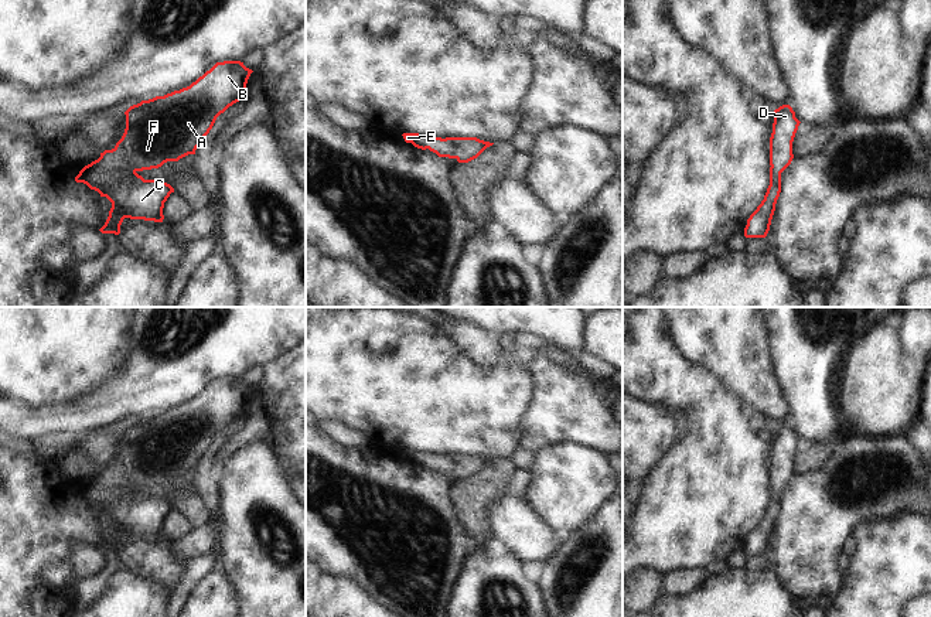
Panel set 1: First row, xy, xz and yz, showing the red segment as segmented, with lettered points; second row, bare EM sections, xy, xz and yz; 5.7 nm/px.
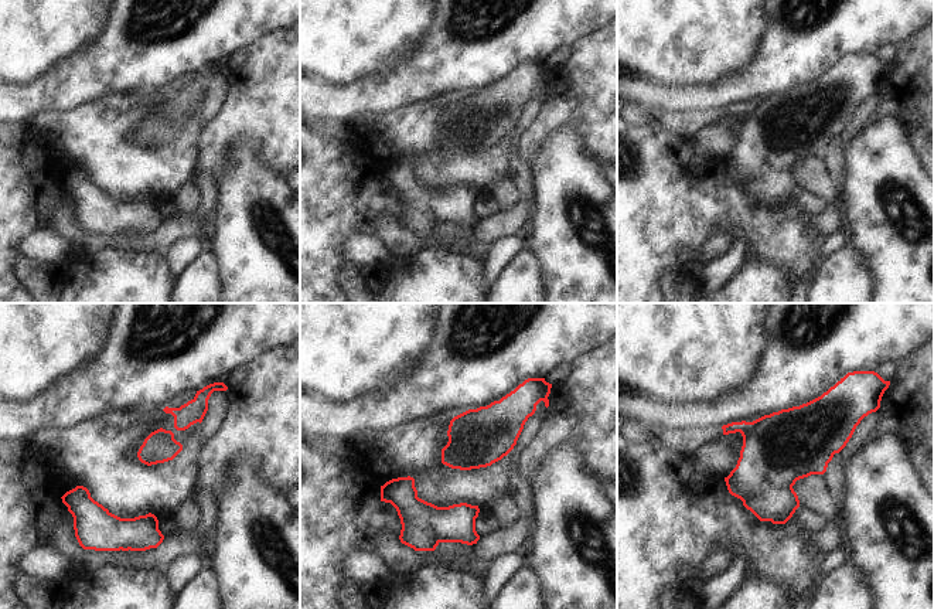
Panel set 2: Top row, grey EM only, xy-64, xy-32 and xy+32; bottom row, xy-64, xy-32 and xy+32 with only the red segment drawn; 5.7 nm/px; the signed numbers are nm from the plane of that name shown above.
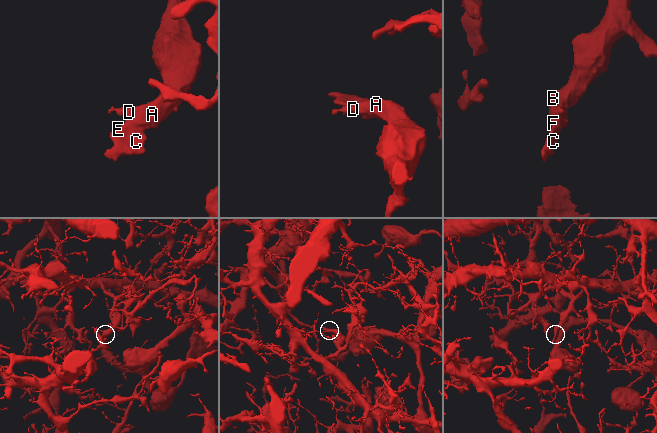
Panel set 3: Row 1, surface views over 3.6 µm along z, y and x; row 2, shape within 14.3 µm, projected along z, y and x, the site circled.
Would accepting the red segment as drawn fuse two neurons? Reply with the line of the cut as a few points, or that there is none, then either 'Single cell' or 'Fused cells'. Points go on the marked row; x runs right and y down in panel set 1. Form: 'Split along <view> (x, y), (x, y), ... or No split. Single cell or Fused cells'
No split. Single cell

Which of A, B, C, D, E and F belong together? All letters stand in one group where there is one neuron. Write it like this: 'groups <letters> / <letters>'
groups A B C D E F

